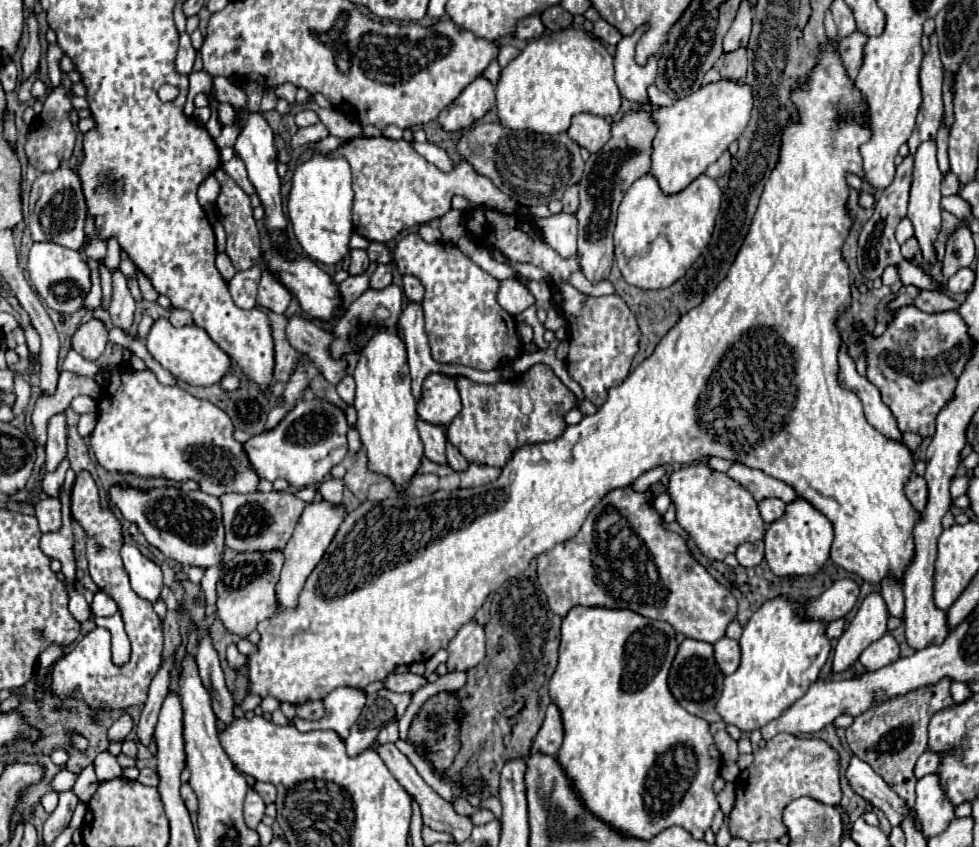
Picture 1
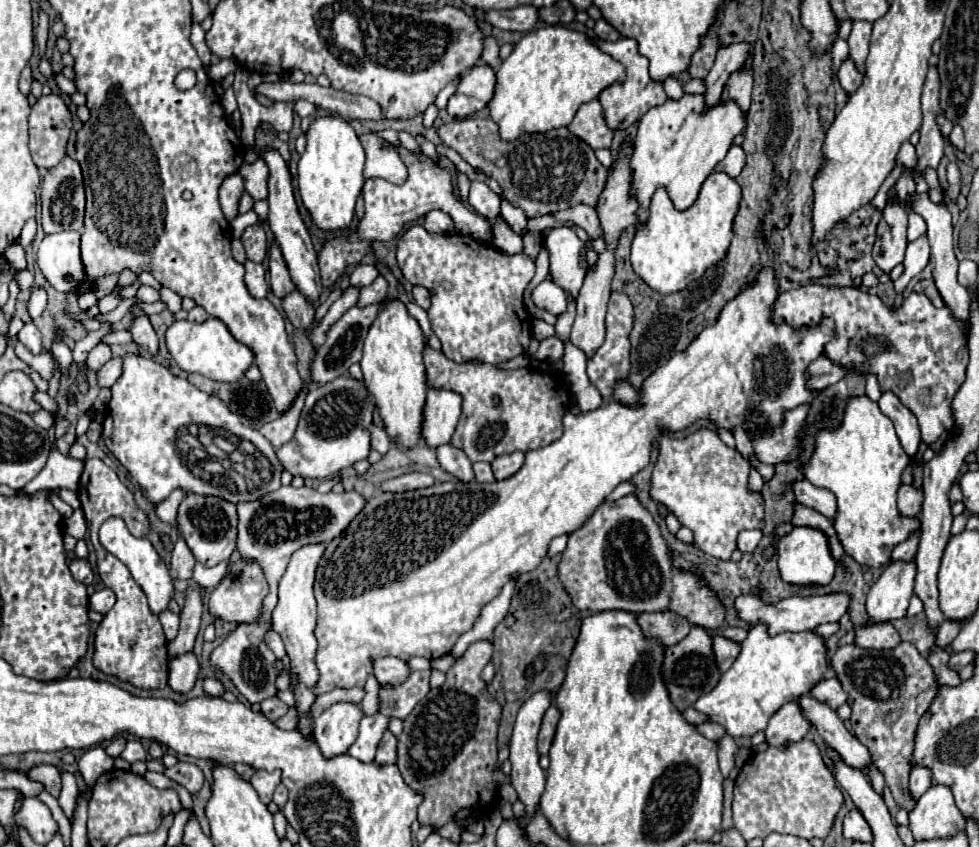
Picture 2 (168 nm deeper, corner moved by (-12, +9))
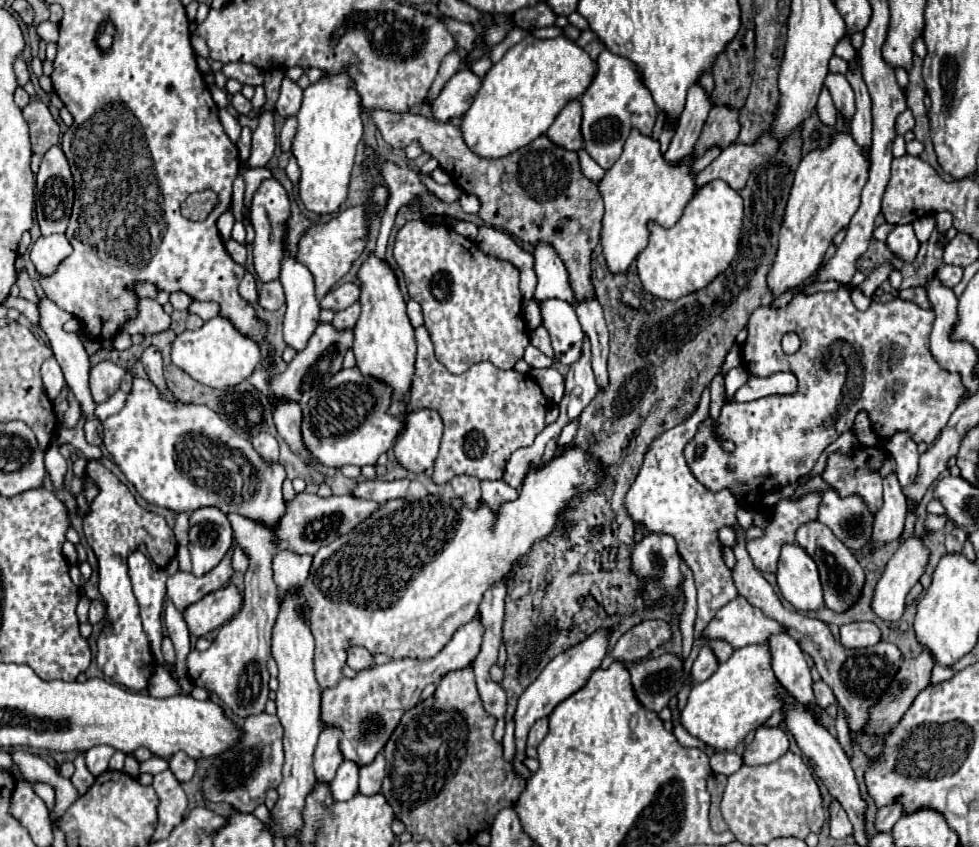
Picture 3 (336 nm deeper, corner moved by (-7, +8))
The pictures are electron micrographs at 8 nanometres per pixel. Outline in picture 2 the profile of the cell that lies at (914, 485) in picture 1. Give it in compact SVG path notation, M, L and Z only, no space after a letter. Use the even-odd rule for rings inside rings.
M904 484L898 492L898 508L904 516L918 516L924 502L924 490L914 484Z

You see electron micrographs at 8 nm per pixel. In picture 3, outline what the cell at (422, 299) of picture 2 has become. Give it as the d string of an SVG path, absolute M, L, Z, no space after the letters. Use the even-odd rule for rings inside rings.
M413 299L407 303L407 317L409 317L409 321L411 321L413 327L423 325L423 311L421 311L421 305L419 305L417 301L413 301Z

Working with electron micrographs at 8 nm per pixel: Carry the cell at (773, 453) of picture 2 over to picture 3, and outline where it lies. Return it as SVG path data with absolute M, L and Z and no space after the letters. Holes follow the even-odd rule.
M845 289L815 293L809 297L797 295L783 309L759 307L753 311L747 323L749 335L741 345L743 367L747 369L747 373L755 377L769 377L779 371L789 371L799 381L797 391L791 395L769 395L749 403L723 405L719 419L713 421L711 417L707 417L699 425L697 435L685 445L683 453L695 479L701 485L705 485L709 491L717 493L721 489L729 489L741 507L749 507L749 509L761 507L767 513L769 525L765 527L765 535L747 541L747 551L759 571L777 573L781 547L795 543L795 531L803 523L817 521L817 509L821 503L821 493L813 491L801 497L781 499L773 507L763 507L759 505L763 495L779 493L785 485L797 481L801 475L807 475L827 445L837 441L843 433L853 431L855 417L861 411L867 411L873 431L883 441L891 439L895 431L905 431L911 435L915 443L925 441L929 445L947 425L951 413L961 403L959 393L963 393L963 385L959 385L959 377L955 377L955 373L943 373L943 369L939 369L937 361L929 351L929 333L933 319L935 315L931 311L919 309L919 305L911 301L903 301L899 297L889 303L873 301L867 311L859 311L855 309L849 291ZM785 333L797 333L797 337L801 339L801 347L793 355L785 355L781 349L781 339ZM729 439L735 443L735 451L731 453L727 453L721 447L723 441ZM701 443L707 445L707 451L701 459L695 459L695 447Z

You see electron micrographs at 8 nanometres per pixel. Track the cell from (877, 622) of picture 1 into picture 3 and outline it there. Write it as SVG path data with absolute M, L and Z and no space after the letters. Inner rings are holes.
M909 537L905 539L899 549L893 553L893 557L889 559L885 573L881 577L881 581L875 587L875 597L873 597L873 611L885 619L885 621L897 621L903 615L905 609L905 597L911 591L911 587L919 581L919 577L925 573L925 567L929 563L929 547L925 545L925 541L921 537Z

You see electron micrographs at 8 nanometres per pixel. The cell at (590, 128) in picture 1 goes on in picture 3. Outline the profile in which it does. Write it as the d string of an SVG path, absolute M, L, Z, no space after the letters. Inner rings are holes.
M569 101L545 135L551 139L551 143L567 151L579 151L583 149L583 137L579 133L579 125L581 125L581 103Z

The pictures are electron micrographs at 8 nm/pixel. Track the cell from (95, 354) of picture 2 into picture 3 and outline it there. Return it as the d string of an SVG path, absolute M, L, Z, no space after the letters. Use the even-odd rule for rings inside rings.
M103 361L97 367L91 369L91 393L95 403L107 401L121 385L121 379L125 375L125 369L117 367L111 361Z

